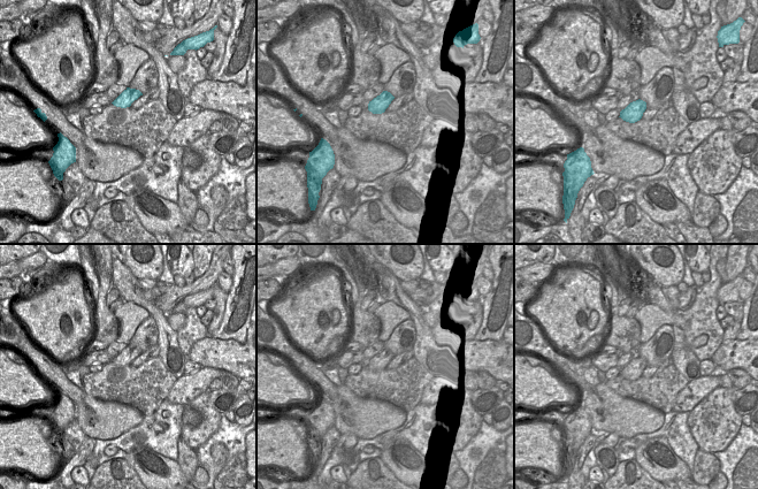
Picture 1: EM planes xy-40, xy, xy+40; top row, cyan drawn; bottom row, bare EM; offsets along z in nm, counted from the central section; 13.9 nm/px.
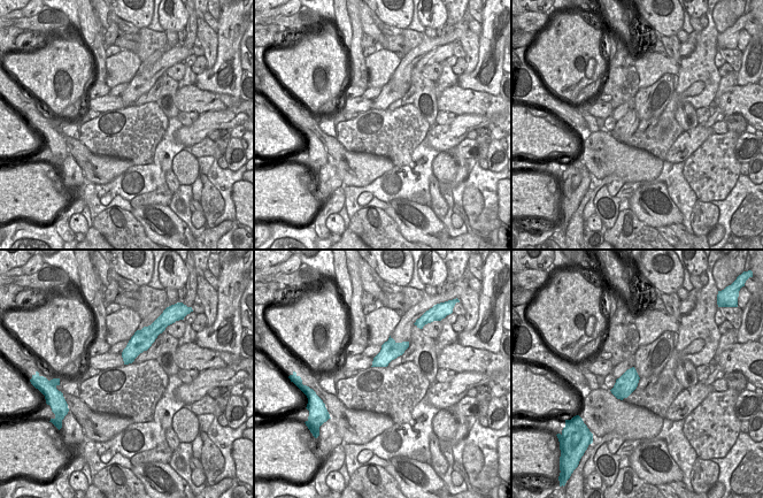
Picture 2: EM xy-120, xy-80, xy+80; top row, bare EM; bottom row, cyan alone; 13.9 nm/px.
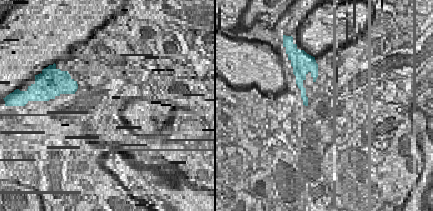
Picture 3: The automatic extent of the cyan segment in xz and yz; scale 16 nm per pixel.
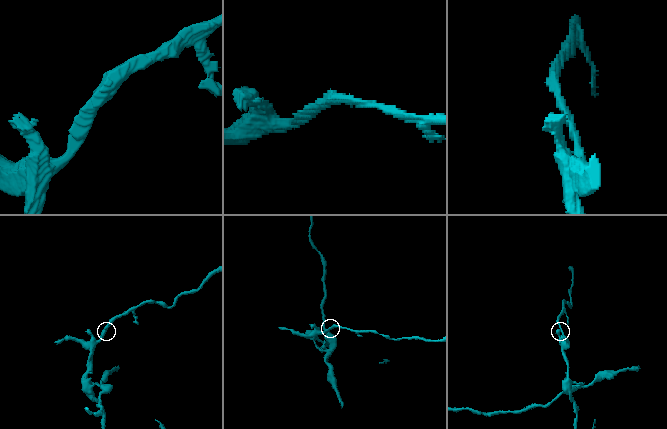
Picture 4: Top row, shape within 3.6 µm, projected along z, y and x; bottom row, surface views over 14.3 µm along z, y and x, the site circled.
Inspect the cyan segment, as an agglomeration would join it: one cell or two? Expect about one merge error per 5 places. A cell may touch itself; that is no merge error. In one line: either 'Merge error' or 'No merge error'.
Merge error

